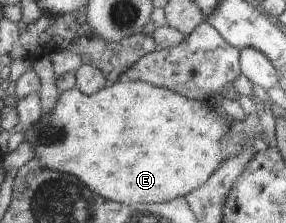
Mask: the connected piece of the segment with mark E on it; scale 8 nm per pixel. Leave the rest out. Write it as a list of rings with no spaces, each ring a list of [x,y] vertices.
[[[123,79],[118,83],[111,84],[109,87],[100,90],[97,94],[88,95],[81,92],[76,86],[70,90],[61,93],[58,103],[51,111],[42,114],[40,120],[32,123],[30,127],[23,127],[25,142],[34,146],[36,157],[41,161],[44,169],[67,173],[74,175],[82,181],[86,187],[96,196],[106,198],[126,205],[153,204],[174,201],[175,199],[186,197],[189,193],[203,186],[220,169],[222,162],[229,156],[237,152],[237,144],[243,141],[244,135],[248,135],[252,140],[260,139],[262,126],[258,115],[245,115],[243,122],[232,119],[222,108],[216,106],[204,105],[199,101],[187,98],[182,94],[177,94],[163,87],[153,86],[140,80]]]

